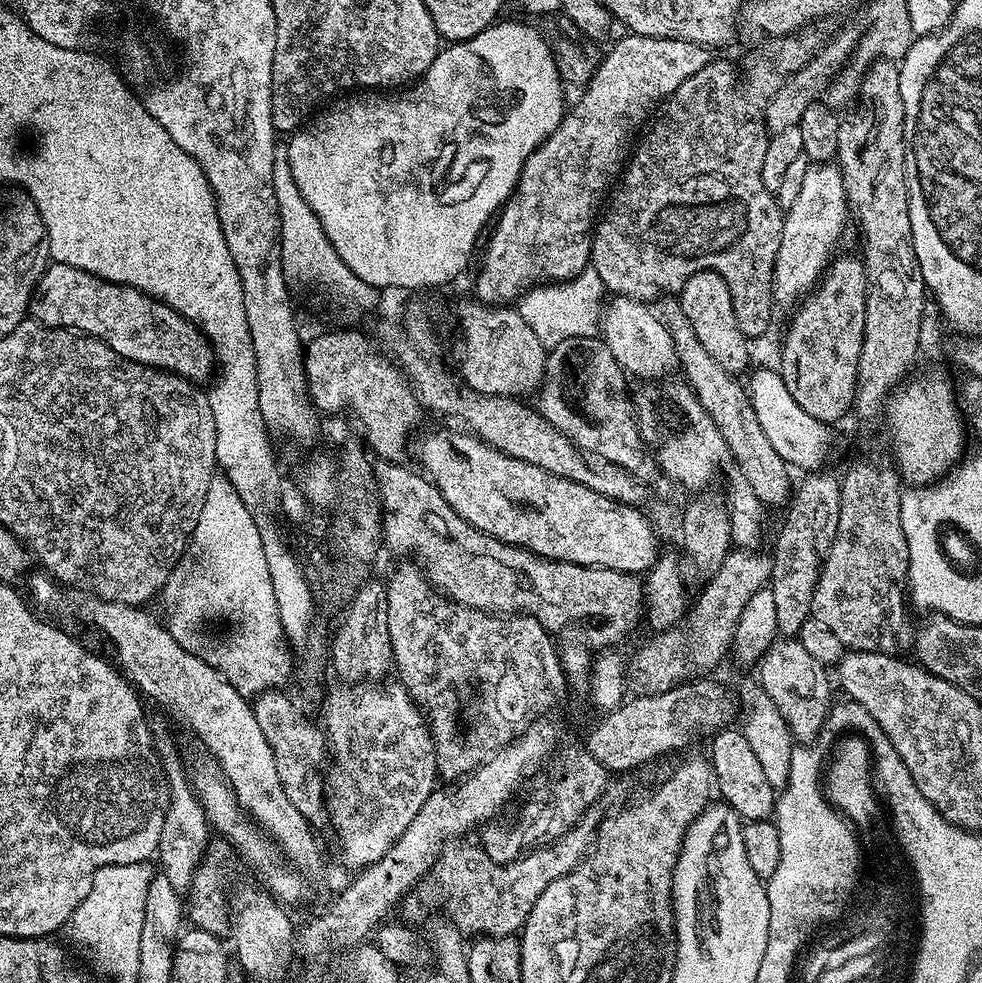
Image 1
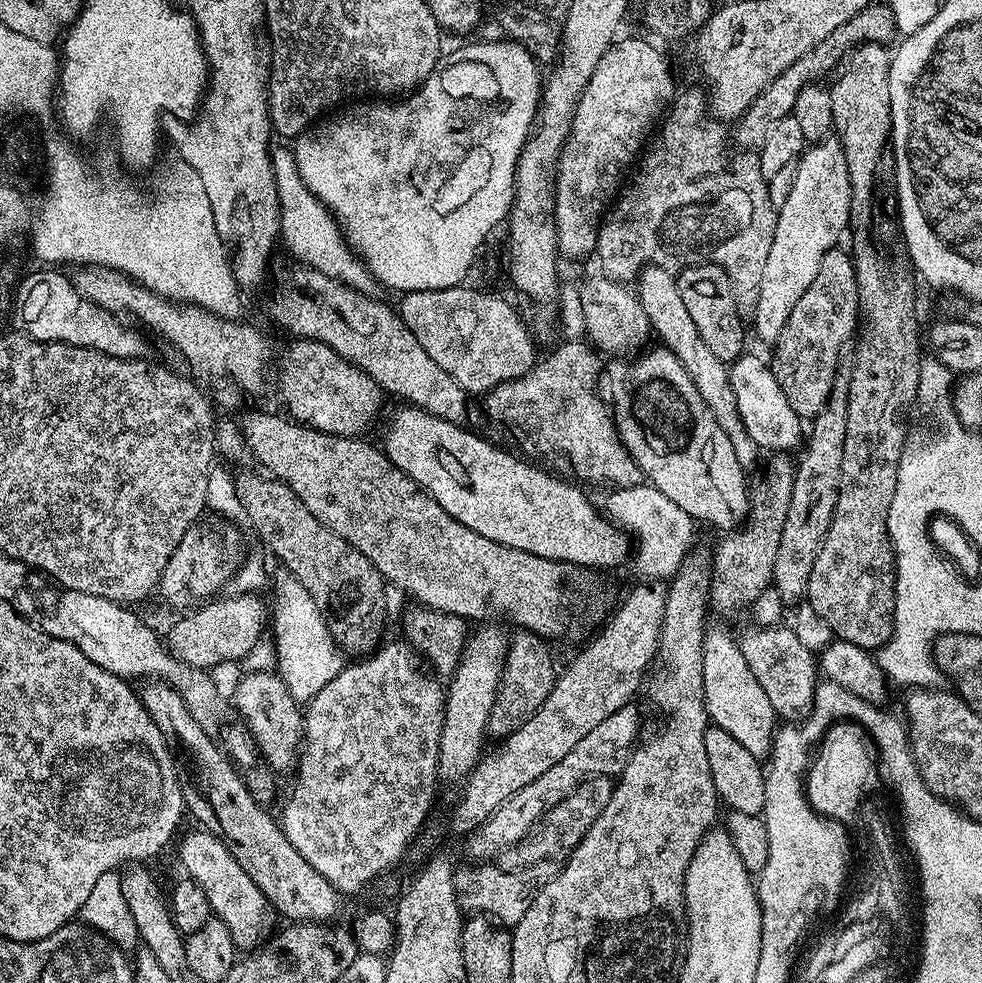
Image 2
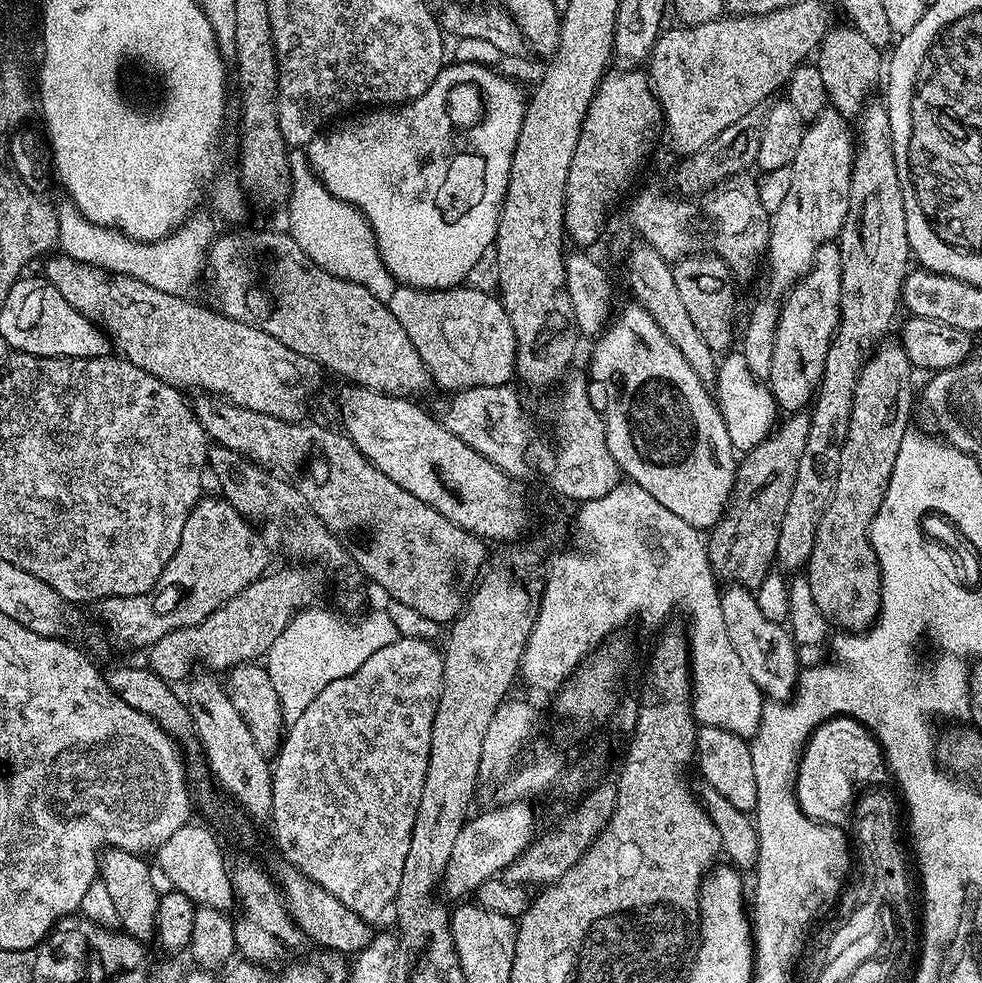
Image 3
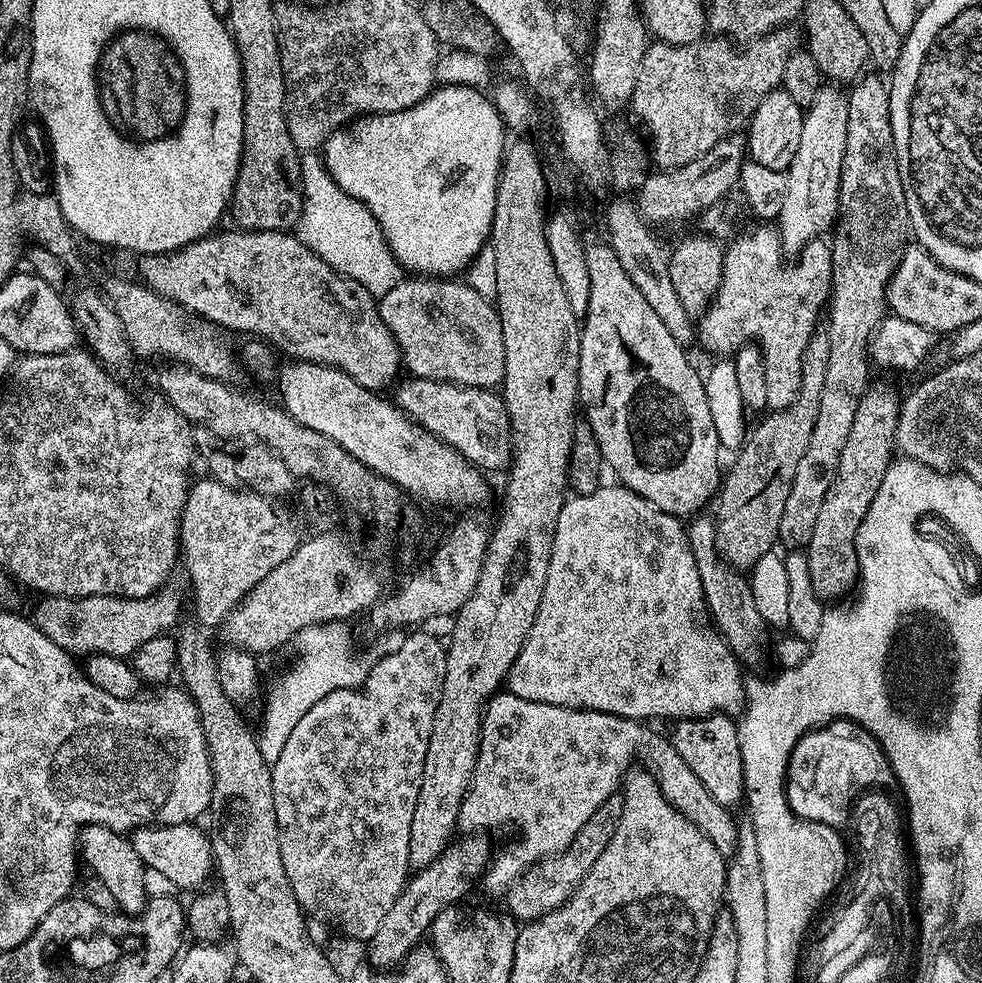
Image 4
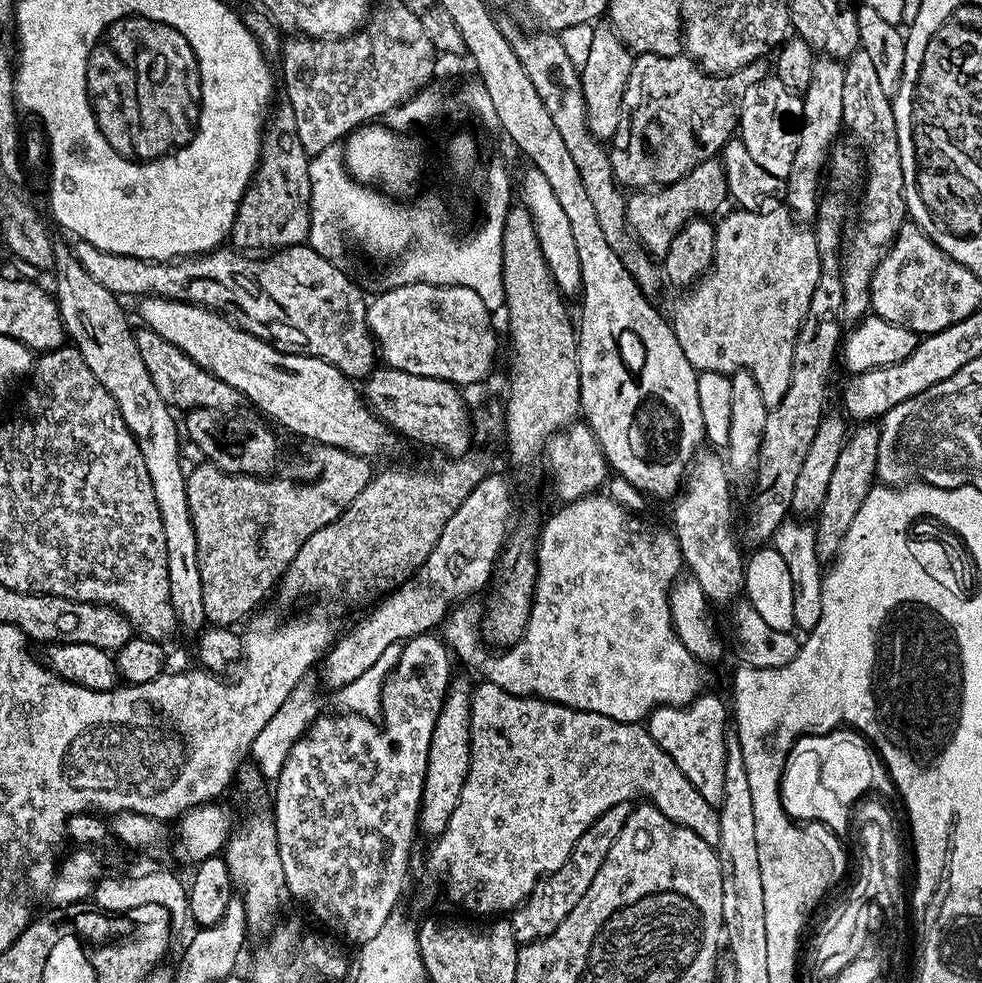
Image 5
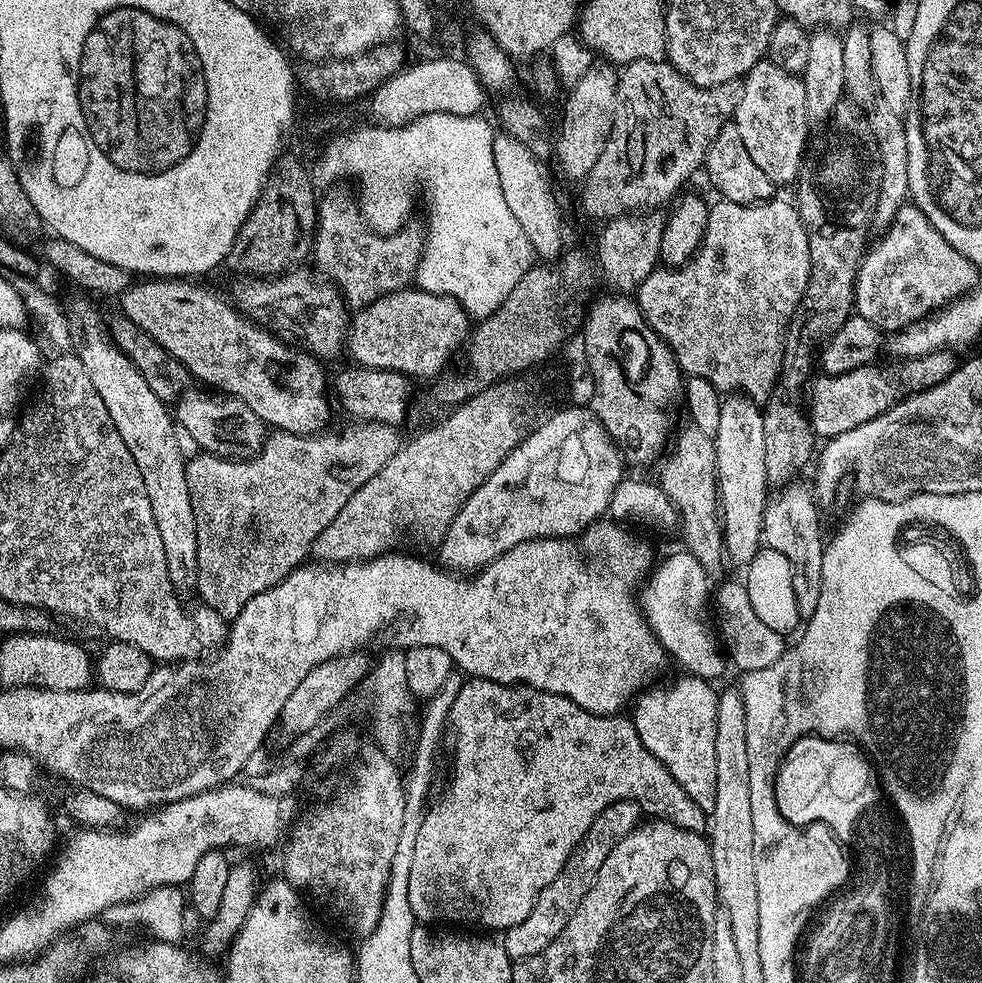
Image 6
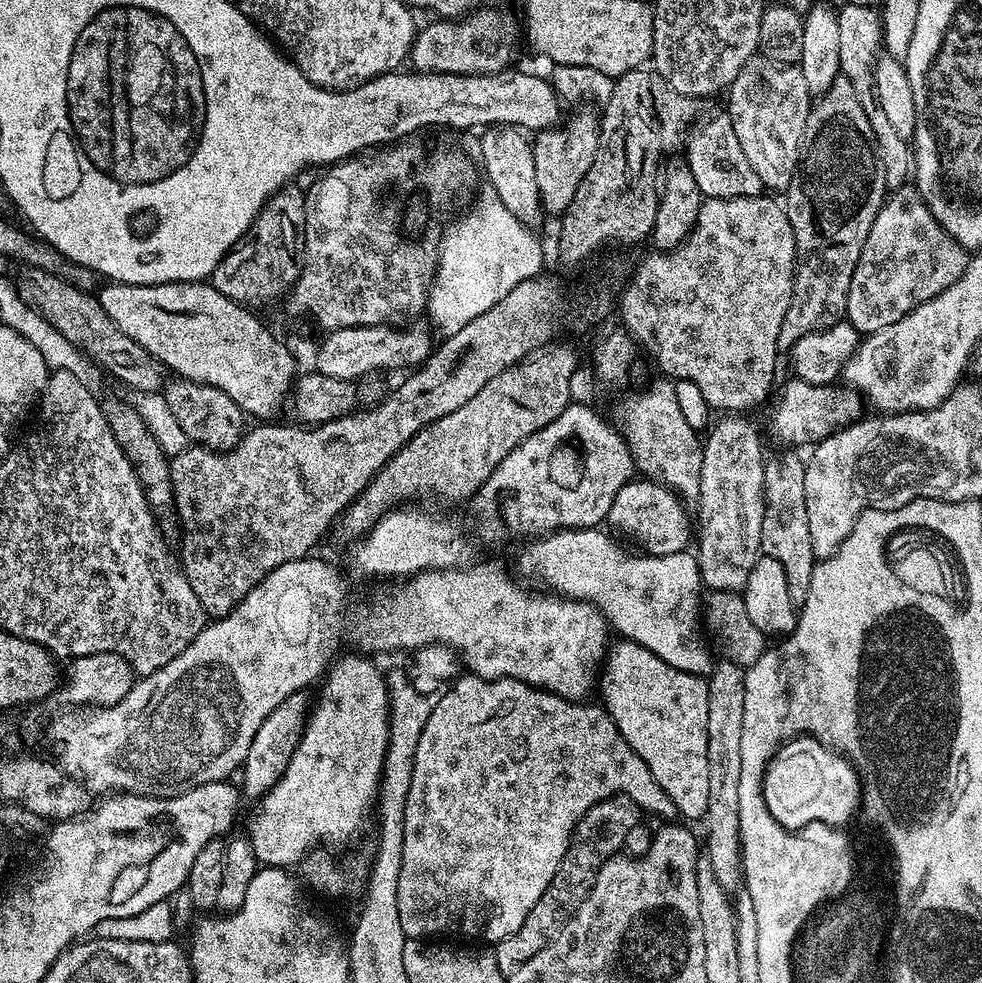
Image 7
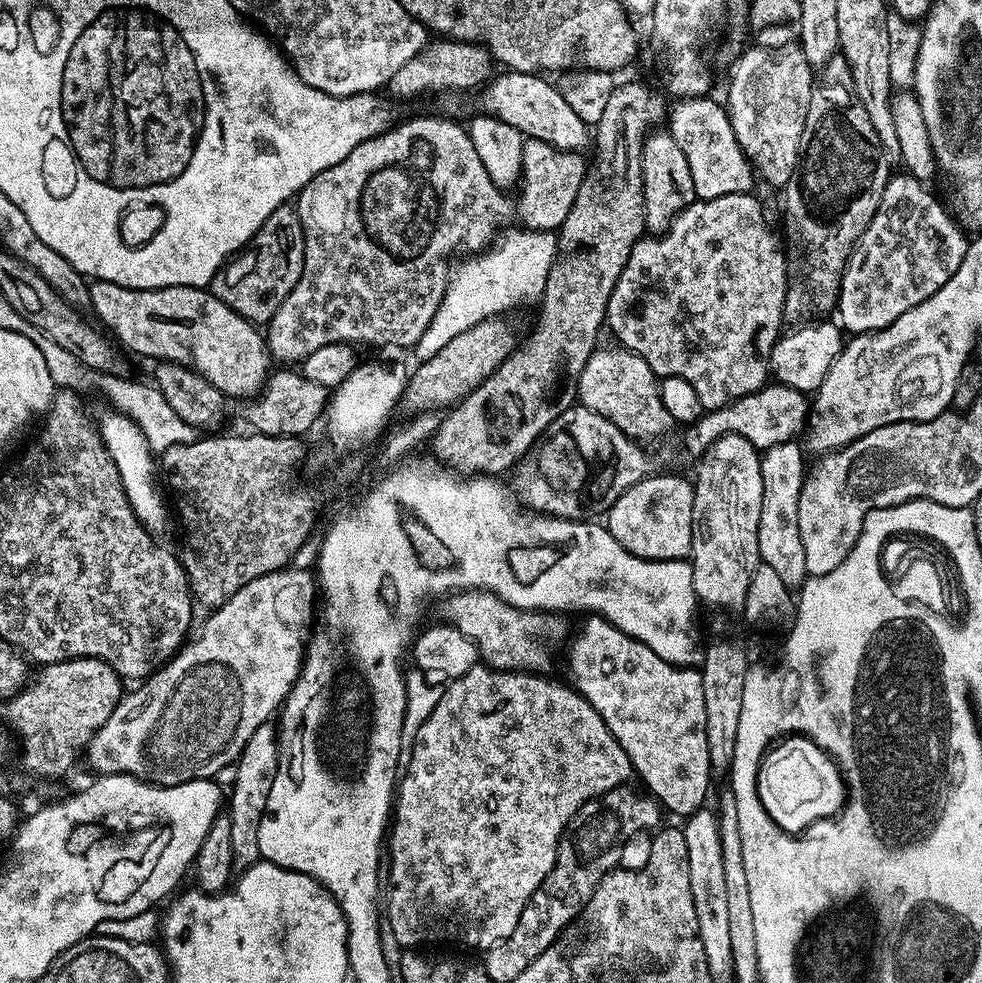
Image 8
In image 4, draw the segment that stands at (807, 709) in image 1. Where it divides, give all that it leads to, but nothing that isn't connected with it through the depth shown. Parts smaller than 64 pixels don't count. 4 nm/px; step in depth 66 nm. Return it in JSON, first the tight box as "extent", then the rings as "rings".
{"extent":[687,514,766,665],"rings":[[[708,514],[697,515],[687,525],[687,529],[690,550],[694,550],[694,562],[698,562],[698,574],[711,623],[723,636],[737,660],[745,665],[756,664],[760,660],[760,647],[764,644],[764,632],[766,633],[764,619],[754,606],[749,577],[731,564],[724,563],[719,550],[716,549],[716,521],[711,515],[704,515]]]}

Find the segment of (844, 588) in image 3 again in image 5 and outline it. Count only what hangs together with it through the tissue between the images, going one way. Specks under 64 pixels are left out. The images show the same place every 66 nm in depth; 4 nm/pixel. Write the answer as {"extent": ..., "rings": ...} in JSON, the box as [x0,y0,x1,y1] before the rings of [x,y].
{"extent":[814,422,879,562],"rings":[[[864,422],[851,429],[842,454],[838,454],[838,466],[834,466],[834,475],[830,477],[830,490],[826,490],[826,498],[822,498],[820,511],[814,517],[816,550],[821,562],[831,561],[835,557],[846,530],[850,530],[850,522],[854,522],[854,514],[862,510],[862,502],[866,502],[866,494],[874,486],[879,441],[879,427],[875,423]]]}

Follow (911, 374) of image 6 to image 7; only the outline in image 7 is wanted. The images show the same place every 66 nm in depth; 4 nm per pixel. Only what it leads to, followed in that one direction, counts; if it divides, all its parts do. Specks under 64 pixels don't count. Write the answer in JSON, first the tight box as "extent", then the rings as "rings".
{"extent":[768,378,865,446],"rings":[[[789,378],[784,384],[784,393],[778,396],[771,401],[772,413],[768,416],[768,424],[772,427],[773,434],[780,440],[786,440],[790,446],[800,446],[796,444],[815,446],[841,428],[855,424],[865,415],[864,397],[856,389],[847,386],[811,384]]]}

